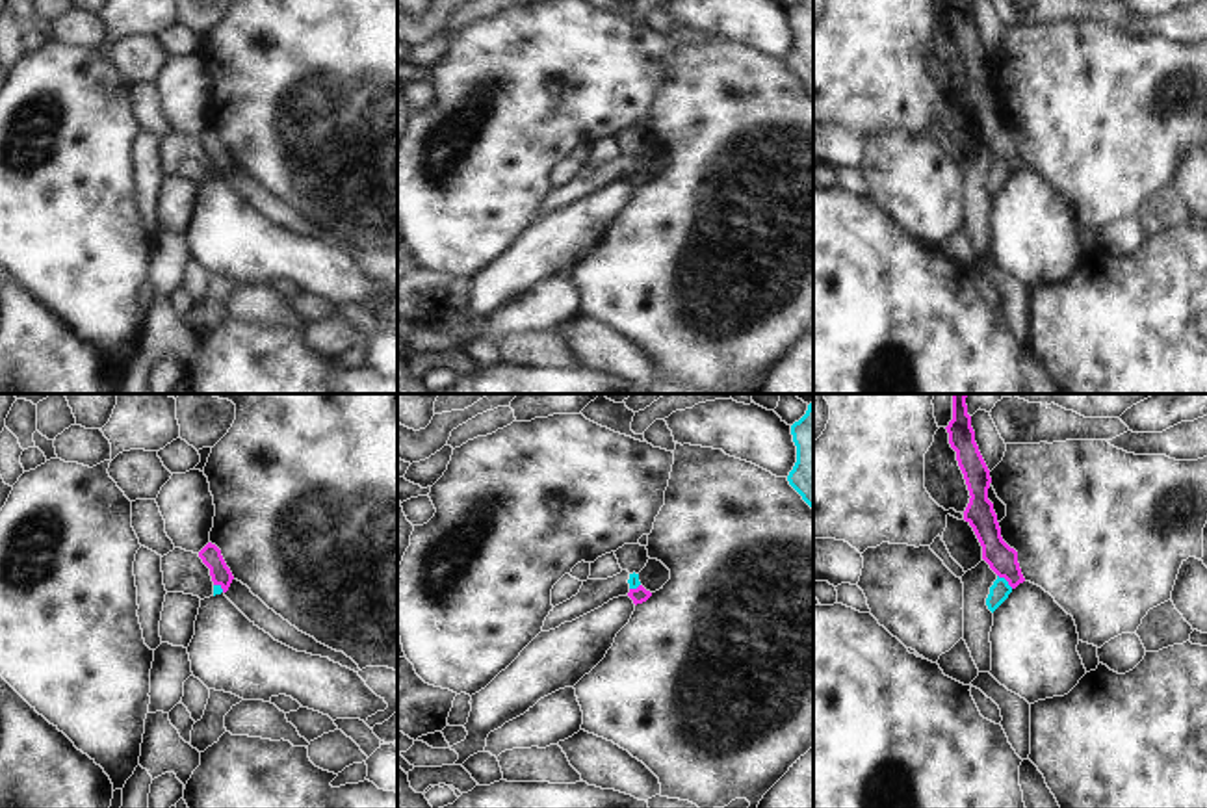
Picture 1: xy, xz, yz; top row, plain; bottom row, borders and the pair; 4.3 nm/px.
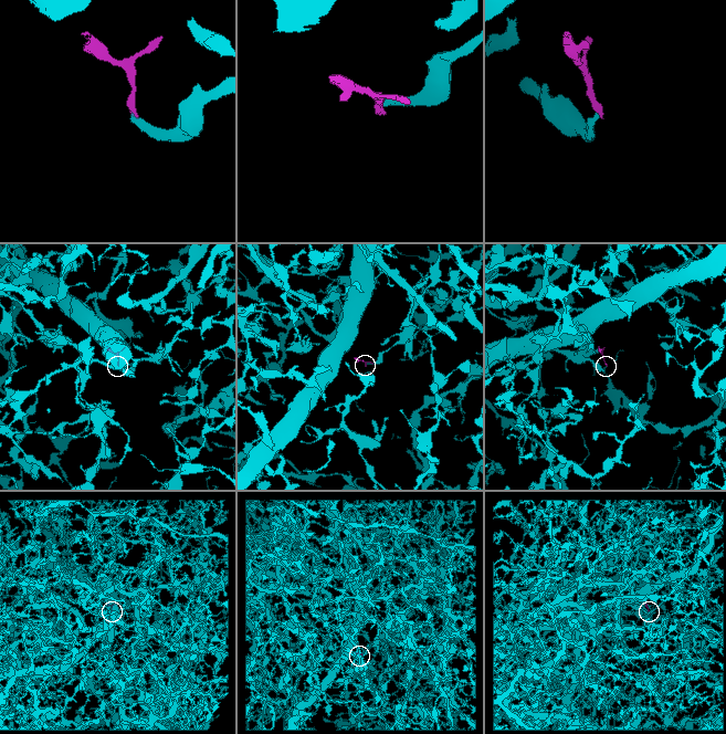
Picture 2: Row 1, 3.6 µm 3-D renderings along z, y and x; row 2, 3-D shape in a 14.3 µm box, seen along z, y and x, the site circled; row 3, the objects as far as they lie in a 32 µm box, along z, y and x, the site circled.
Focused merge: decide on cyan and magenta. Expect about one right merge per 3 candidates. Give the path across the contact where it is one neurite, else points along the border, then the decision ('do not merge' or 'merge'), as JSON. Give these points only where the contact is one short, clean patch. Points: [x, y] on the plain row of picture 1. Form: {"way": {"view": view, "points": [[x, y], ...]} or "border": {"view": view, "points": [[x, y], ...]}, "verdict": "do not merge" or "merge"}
{"border": {"view": "yz", "points": [[998, 158], [1012, 171]]}, "verdict": "do not merge"}

